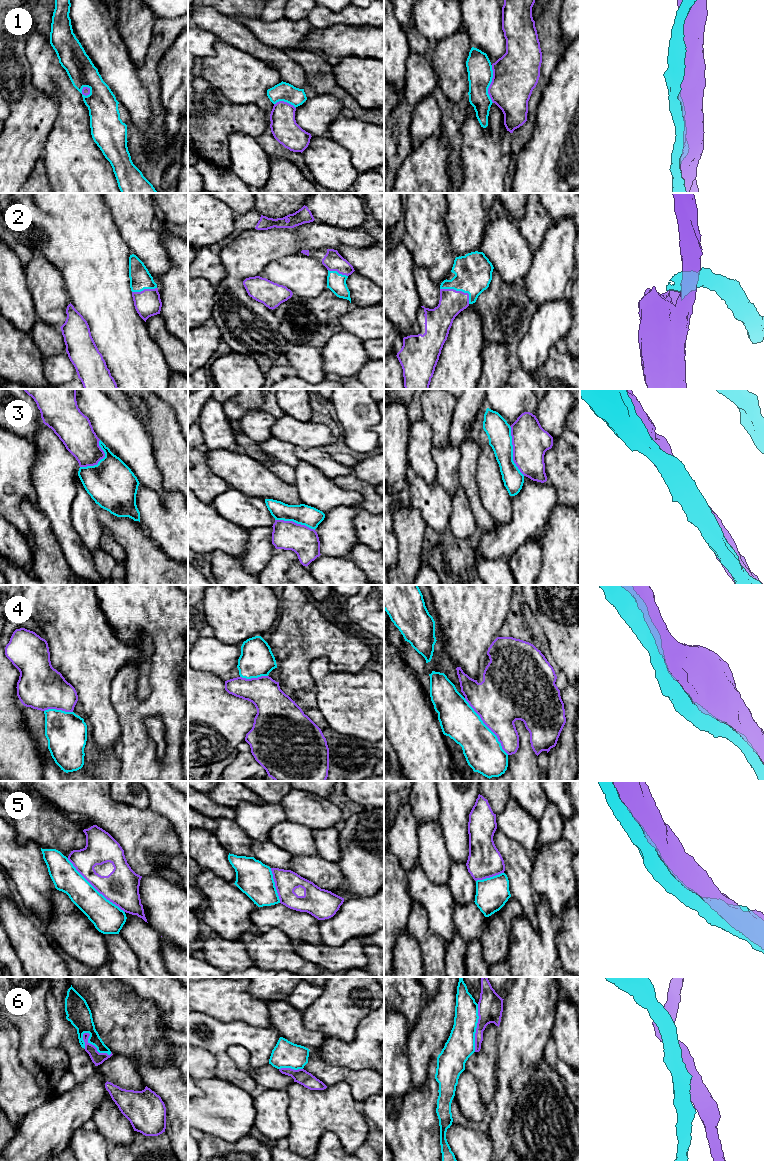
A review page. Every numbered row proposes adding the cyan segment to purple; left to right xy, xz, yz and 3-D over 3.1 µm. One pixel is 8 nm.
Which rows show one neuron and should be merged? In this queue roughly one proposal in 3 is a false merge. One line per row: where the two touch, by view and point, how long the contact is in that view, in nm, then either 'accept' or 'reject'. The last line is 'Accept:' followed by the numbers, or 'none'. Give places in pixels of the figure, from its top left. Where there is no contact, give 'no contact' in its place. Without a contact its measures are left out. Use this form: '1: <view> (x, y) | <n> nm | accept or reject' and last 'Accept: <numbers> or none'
1: yz (490, 84) | 300 nm | accept
2: yz (459, 291) | 260 nm | accept
3: yz (513, 451) | 420 nm | accept
4: yz (486, 725) | 600 nm | accept
5: xy (95, 888) | 650 nm | reject
6: xy (93, 1045) | 280 nm | reject
Accept: 1, 2, 3, 4

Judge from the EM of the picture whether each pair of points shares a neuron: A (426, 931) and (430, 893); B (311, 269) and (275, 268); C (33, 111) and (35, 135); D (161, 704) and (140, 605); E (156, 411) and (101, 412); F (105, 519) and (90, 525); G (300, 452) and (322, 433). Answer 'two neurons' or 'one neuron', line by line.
A: two neurons
B: one neuron
C: one neuron
D: one neuron
E: two neurons
F: two neurons
G: two neurons

